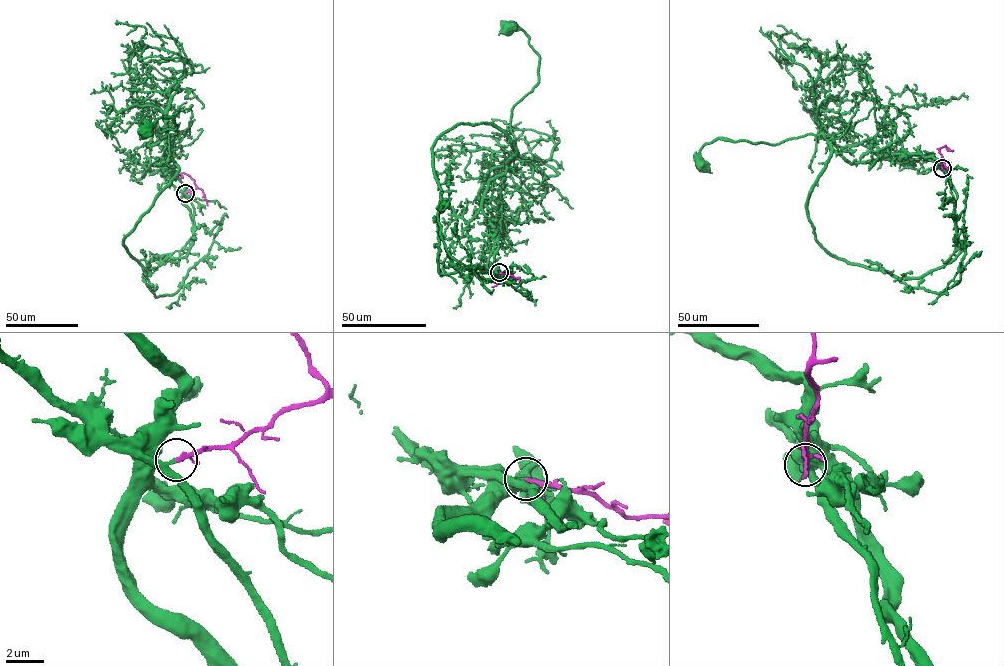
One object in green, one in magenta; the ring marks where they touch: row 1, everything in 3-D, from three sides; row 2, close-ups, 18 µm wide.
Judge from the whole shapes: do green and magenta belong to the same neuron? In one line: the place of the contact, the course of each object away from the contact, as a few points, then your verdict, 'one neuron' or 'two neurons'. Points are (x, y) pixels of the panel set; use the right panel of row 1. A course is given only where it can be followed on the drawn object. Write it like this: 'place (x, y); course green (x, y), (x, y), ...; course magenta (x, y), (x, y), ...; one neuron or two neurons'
place (942, 168); course green (942, 168), (889, 153), (853, 163), (811, 134), (772, 144), (718, 138), (701, 149), (704, 168); course magenta (942, 168), (939, 149), (945, 145), (953, 150); one neuron

